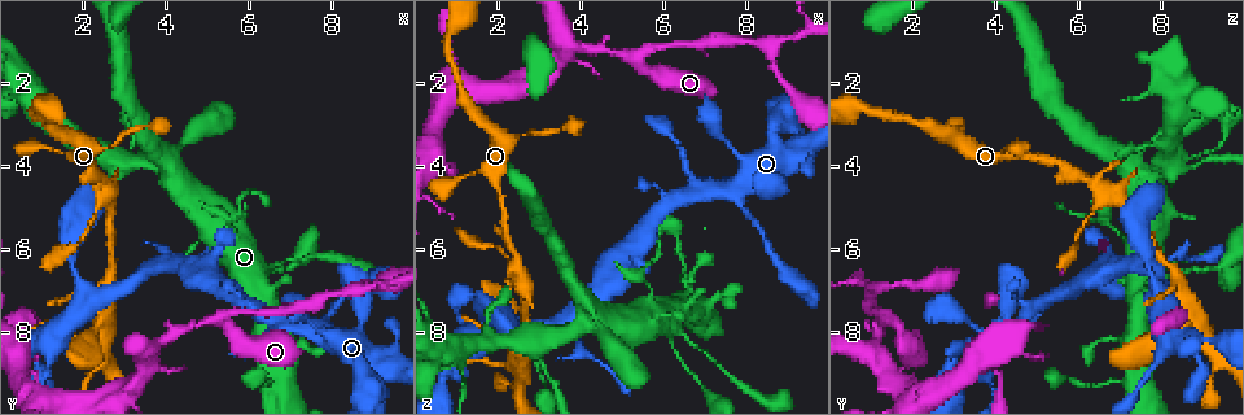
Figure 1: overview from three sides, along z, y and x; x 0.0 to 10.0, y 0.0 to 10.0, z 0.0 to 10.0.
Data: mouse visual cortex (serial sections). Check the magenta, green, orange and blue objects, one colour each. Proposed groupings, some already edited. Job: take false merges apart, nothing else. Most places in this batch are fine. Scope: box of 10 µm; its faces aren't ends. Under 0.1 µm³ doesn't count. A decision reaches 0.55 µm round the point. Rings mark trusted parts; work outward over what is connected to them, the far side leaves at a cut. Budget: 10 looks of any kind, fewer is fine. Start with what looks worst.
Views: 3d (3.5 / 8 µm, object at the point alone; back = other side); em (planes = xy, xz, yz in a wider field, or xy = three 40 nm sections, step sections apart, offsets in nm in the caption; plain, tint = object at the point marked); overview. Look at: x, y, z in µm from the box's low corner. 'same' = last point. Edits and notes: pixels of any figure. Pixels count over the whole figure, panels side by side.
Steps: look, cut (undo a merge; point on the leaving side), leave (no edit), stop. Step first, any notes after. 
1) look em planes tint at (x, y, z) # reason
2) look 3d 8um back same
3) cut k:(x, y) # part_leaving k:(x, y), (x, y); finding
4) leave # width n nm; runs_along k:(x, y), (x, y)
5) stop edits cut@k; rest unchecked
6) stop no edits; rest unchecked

look 3d 3.5um at (6.70, 6.40, 8.25) # sudden change in width

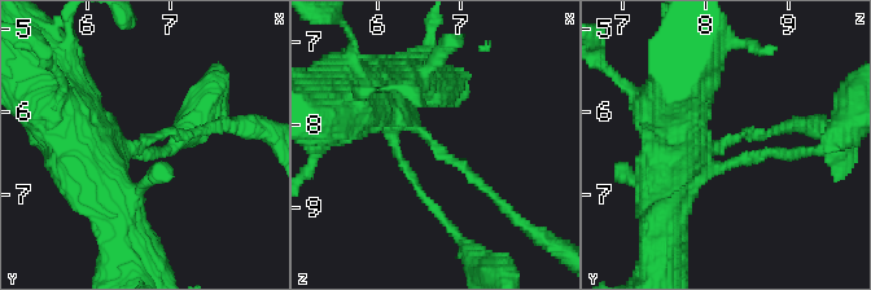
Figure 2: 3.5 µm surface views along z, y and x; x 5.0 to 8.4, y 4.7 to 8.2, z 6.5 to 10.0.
look em xy step 1 tint at (6.70, 6.45, 8.30) # arm_widths 150, 600 nm; now the EM

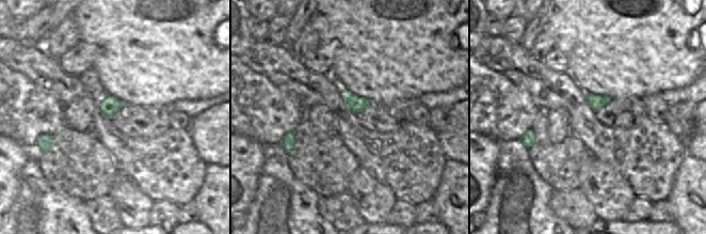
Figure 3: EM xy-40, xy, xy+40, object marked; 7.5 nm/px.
look em xy step 5 tint same

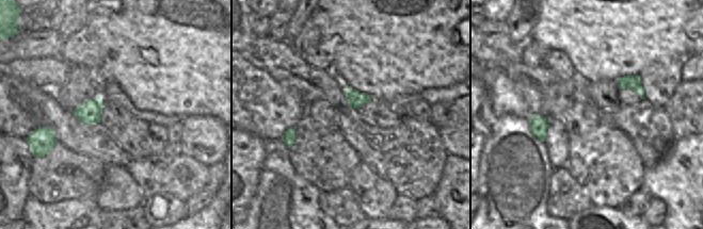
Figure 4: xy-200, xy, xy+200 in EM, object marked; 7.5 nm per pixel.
leave # runs_along 2:(367, 99), (419, 128), (494, 198); one cell here

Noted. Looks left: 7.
look 3d 8um at (5.35, 7.75, 1.50) # small branch off a trunk

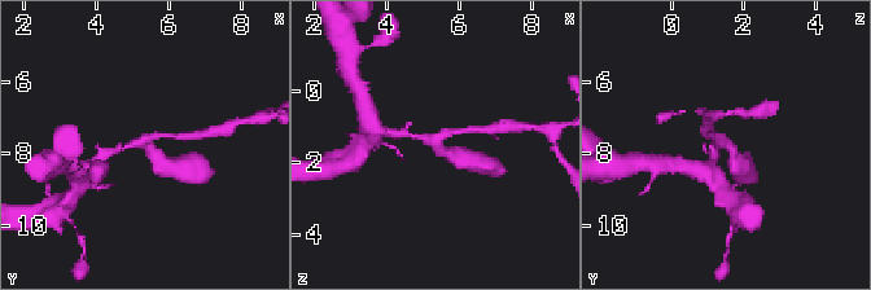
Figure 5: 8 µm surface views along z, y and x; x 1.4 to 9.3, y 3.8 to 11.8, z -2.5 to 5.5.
look em xy step 2 tint same # arms 3; arm_widths 200, 200, 450 nm

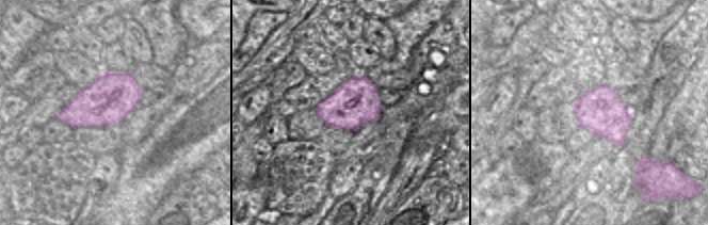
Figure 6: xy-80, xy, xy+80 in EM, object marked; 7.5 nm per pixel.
leave # runs_along 5:(459, 158), (428, 139), (402, 133); all the same cell

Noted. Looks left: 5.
look 3d 3.5um at (2.65, 4.50, 6.60) # sharp bend

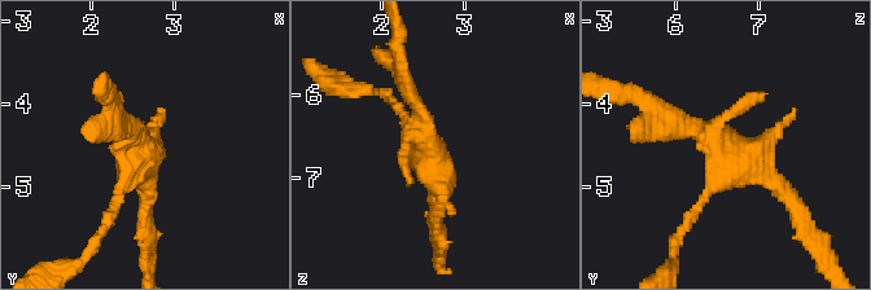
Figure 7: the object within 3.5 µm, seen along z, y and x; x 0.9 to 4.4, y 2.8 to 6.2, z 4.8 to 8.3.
look em xy step 2 tint at (2.65, 4.50, 6.65)

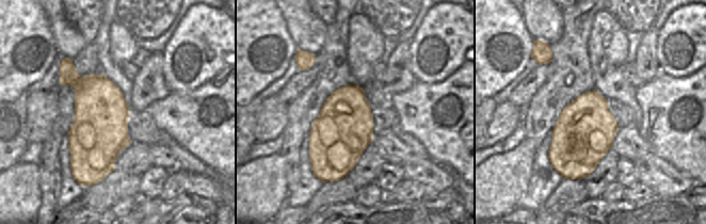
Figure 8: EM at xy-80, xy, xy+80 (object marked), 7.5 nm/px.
leave # runs_along 7:(657, 119), (760, 152), (787, 196); one cell here

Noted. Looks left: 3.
look em xy step 3 tint at (3.00, 4.05, 8.45) # sudden change in width

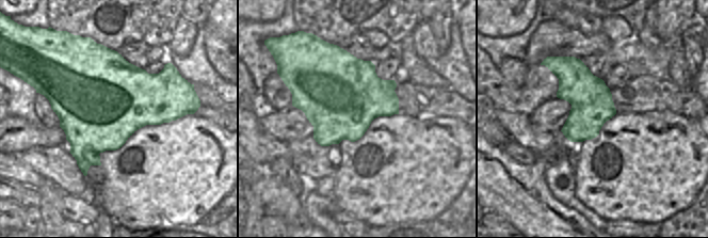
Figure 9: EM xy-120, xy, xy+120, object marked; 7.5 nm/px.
look 3d 3.5um same

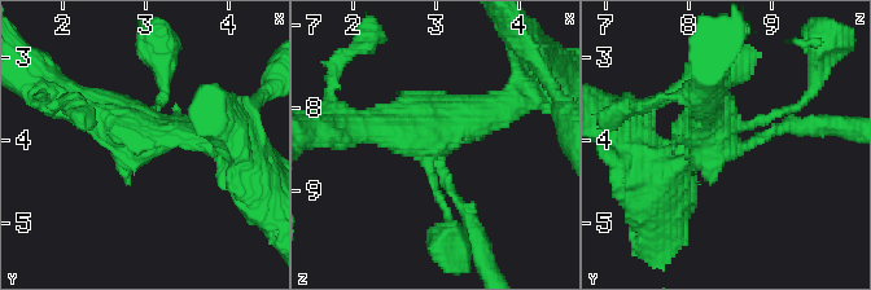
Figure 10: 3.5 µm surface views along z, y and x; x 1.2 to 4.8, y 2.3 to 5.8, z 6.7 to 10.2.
leave # arms 4; runs_along 10:(217, 145), (132, 133), (61, 97); continuous, no second cell

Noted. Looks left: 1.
stop no edits; rest unchecked

